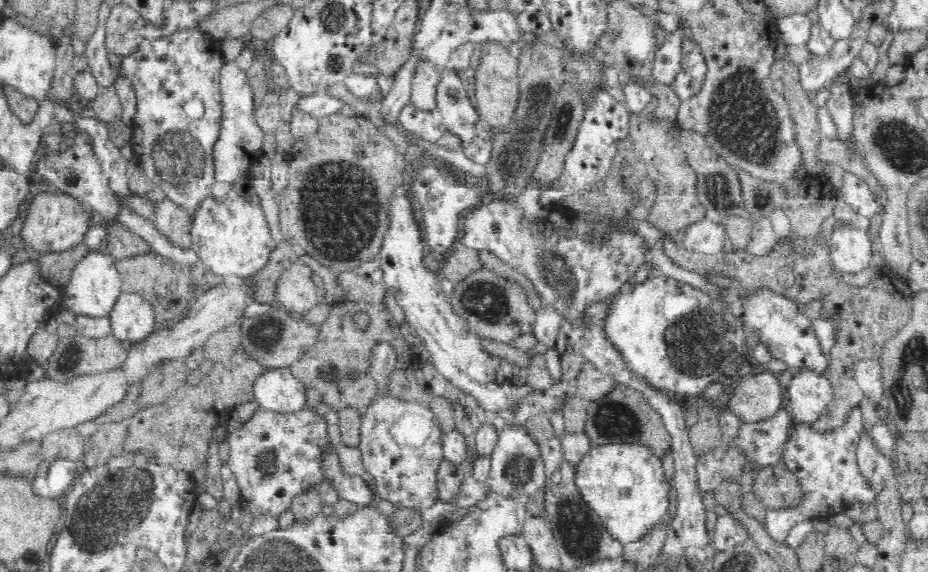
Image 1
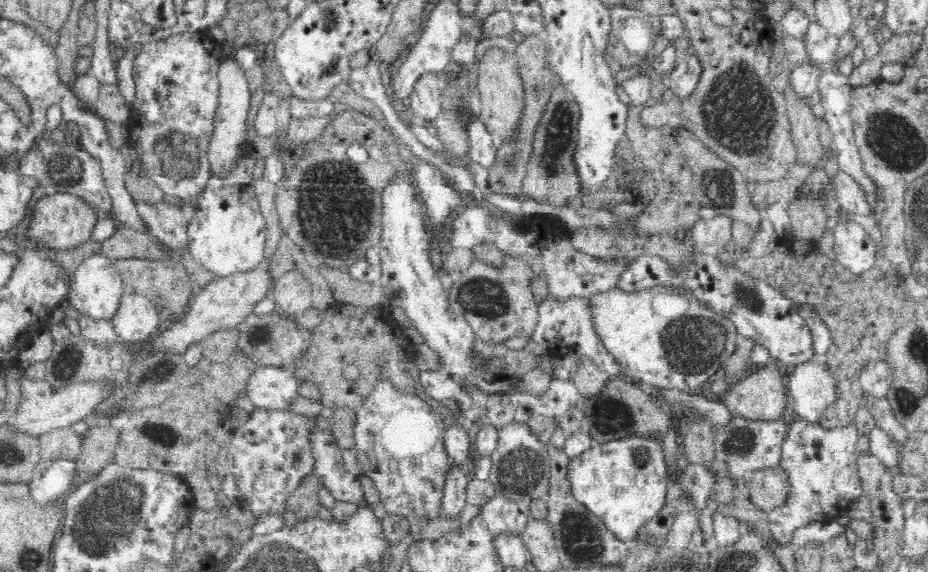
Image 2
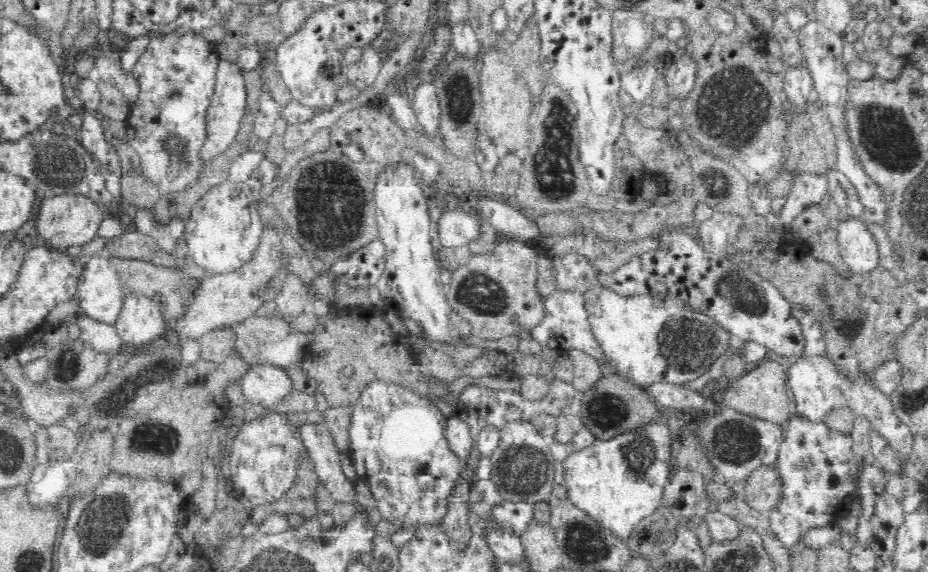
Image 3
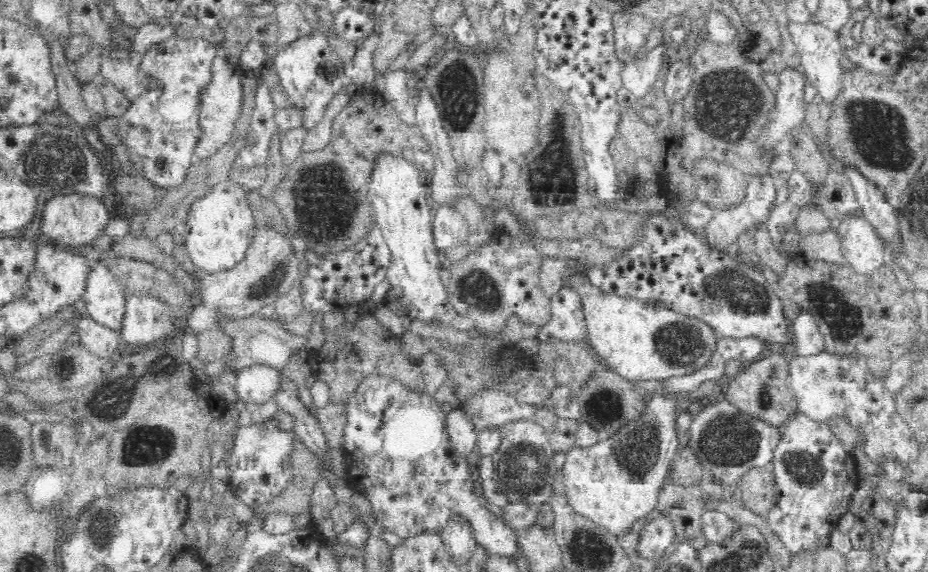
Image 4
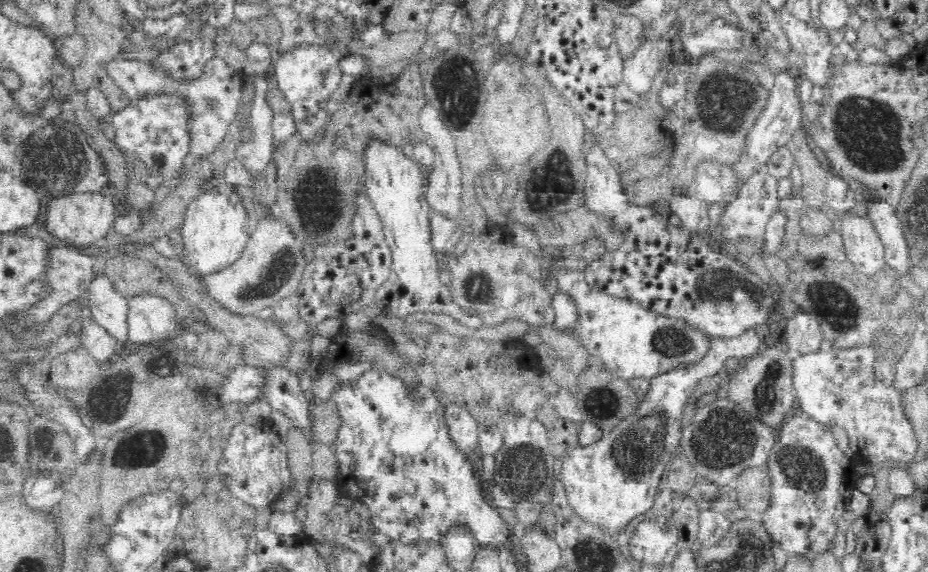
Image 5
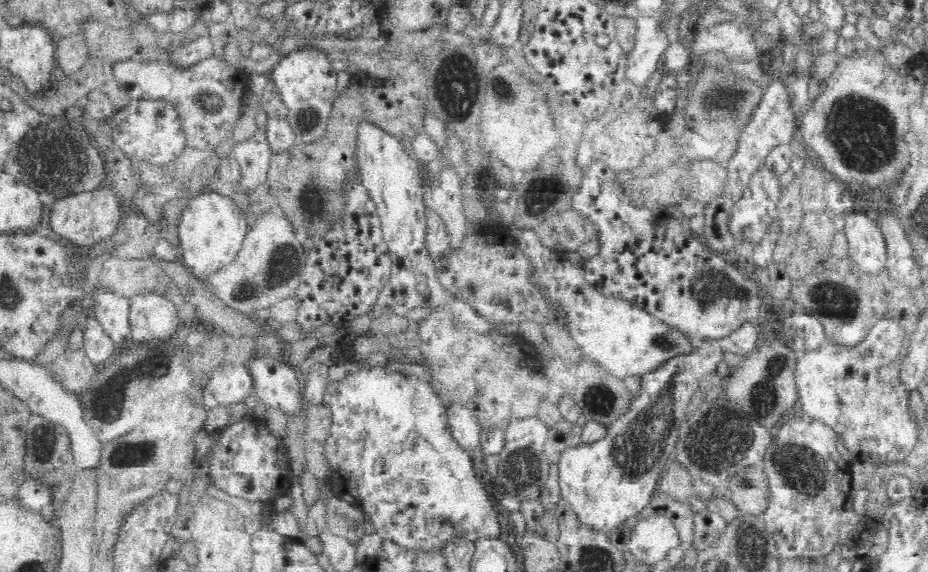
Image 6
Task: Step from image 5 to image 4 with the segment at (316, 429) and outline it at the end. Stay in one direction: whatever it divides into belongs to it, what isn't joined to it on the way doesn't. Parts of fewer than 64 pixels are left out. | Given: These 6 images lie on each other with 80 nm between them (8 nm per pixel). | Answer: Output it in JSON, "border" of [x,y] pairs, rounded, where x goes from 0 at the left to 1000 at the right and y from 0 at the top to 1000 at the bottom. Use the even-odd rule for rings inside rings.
{"border":[[[353,703],[347,713],[337,717],[337,724],[345,738],[352,776],[356,781],[366,783],[370,774],[370,748],[372,747],[372,708],[369,705]]]}

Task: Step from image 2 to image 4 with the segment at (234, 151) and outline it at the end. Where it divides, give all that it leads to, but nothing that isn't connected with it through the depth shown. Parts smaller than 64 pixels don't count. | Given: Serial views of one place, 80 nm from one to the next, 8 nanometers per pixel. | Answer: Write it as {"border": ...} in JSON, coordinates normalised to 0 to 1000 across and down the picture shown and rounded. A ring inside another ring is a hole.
{"border":[[[237,98],[228,105],[228,136],[216,161],[216,192],[213,192],[213,219],[216,219],[216,241],[209,255],[209,269],[222,276],[231,269],[241,248],[247,248],[248,234],[252,233],[252,220],[260,205],[262,185],[262,154],[260,133],[263,129],[258,115]]]}

